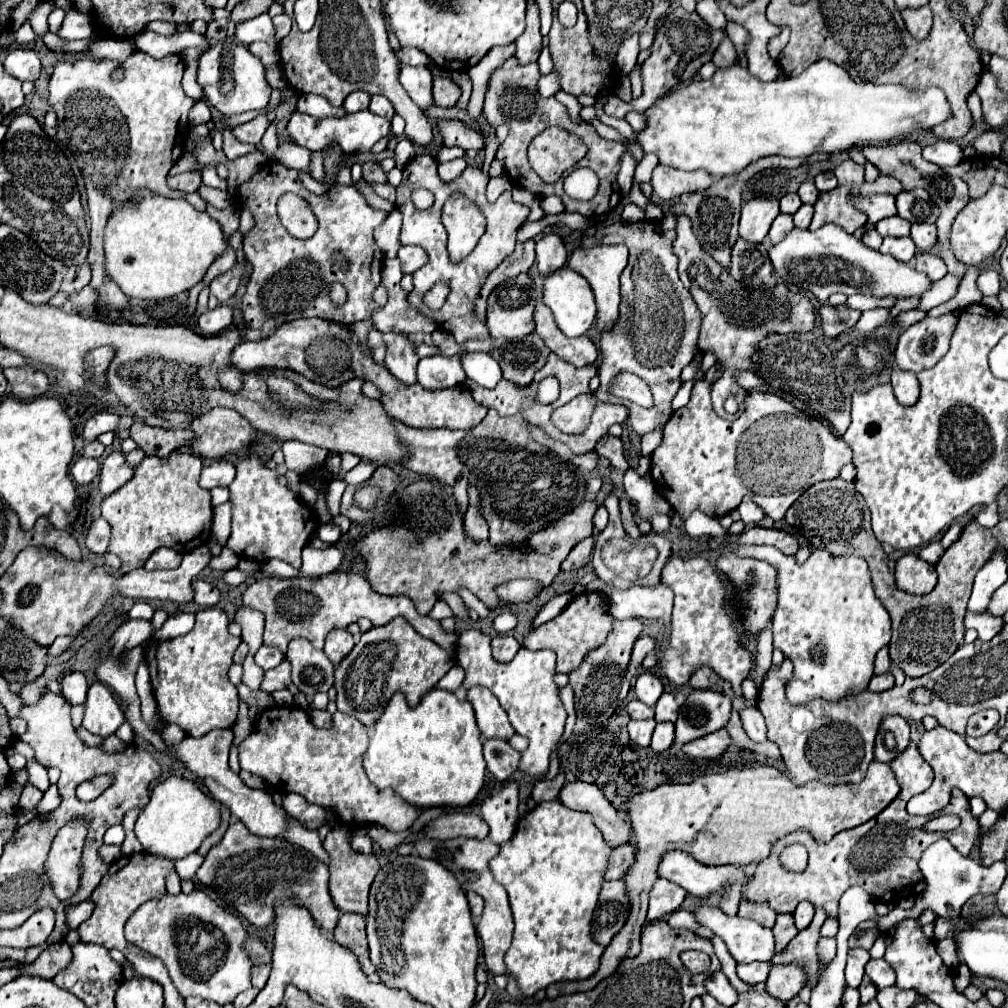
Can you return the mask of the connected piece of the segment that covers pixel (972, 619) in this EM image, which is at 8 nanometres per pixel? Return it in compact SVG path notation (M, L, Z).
M986 612L982 614L966 614L964 618L964 626L966 629L974 629L978 632L978 638L980 640L992 640L1004 626L1004 620L1002 618L994 618Z

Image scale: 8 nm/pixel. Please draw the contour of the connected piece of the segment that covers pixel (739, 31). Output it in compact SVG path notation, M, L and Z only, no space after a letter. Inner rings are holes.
M730 21L727 22L725 31L735 46L738 58L744 57L749 40L748 32L742 26Z

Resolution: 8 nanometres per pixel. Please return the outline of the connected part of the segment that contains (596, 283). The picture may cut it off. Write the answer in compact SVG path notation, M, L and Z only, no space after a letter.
M624 244L618 246L596 246L596 248L576 248L568 260L568 268L582 274L592 286L596 298L596 328L598 332L608 332L614 322L618 322L618 304L620 304L620 274L628 260L628 248Z

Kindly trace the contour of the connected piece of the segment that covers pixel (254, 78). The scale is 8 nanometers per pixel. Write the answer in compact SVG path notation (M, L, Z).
M232 42L214 44L208 52L204 52L198 66L197 81L204 88L204 98L208 100L208 104L220 114L228 116L248 110L264 110L272 92L270 84L266 82L262 62L242 44L236 44L232 48Z

